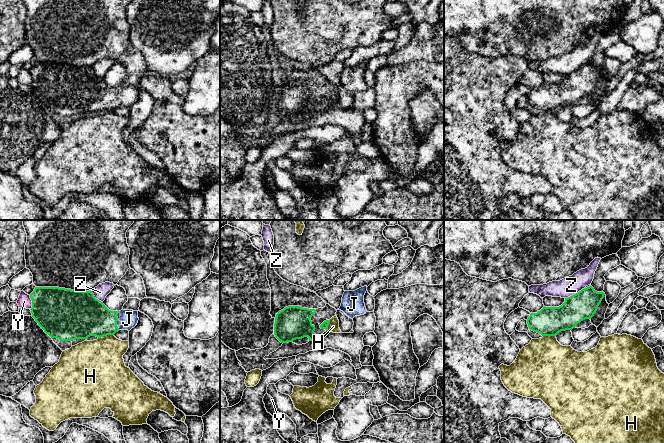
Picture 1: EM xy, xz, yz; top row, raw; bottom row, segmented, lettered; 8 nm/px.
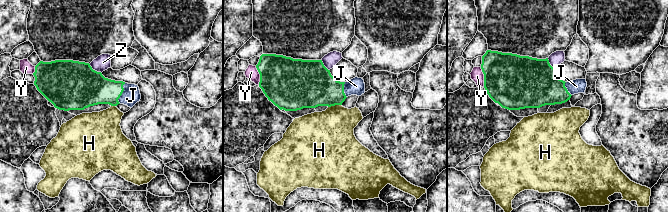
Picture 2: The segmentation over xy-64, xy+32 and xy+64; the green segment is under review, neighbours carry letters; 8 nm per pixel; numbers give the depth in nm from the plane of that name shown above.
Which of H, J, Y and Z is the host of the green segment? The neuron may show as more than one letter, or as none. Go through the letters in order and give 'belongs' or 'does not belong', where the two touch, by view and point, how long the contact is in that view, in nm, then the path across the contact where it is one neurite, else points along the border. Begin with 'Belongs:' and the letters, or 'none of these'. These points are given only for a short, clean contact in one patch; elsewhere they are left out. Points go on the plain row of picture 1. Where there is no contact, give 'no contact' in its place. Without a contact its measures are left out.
Belongs: J
H: does not belong | xy (105, 111) | 130 nm | along xy (113, 110), (107, 110), (98, 114)
J: belongs | xy (117, 96) | 150 nm | across xy (87, 92), (97, 96), (117, 96), (127, 95)
Y: does not belong | xy (32, 78) | 120 nm
Z: does not belong | yz (574, 70) | 180 nm

